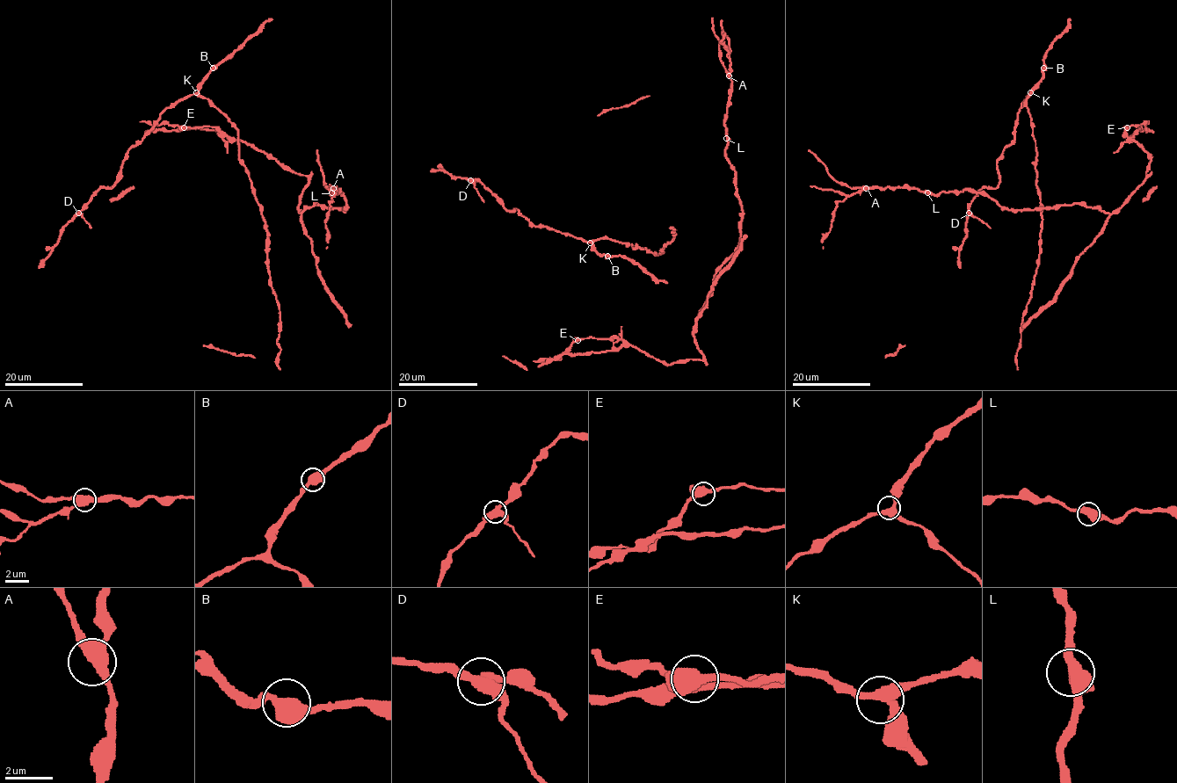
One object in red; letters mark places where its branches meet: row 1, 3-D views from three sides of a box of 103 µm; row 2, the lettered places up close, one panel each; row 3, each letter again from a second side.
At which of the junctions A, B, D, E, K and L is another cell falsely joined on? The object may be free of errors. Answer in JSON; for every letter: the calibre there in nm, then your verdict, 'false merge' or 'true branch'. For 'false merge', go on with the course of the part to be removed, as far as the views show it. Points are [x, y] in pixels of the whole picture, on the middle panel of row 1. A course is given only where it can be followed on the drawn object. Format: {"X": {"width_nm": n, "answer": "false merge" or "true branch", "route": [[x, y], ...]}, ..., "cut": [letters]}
{"A": {"width_nm": 460, "answer": "true branch"}, "B": {"width_nm": 440, "answer": "true branch"}, "D": {"width_nm": 420, "answer": "false merge", "route": [[471, 180], [483, 202]]}, "E": {"width_nm": 420, "answer": "true branch"}, "K": {"width_nm": 400, "answer": "true branch"}, "L": {"width_nm": 440, "answer": "true branch"}, "cut": ["D"]}

